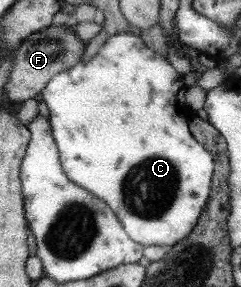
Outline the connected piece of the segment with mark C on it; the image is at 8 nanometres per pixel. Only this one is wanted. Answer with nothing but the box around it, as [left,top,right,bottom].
[42,32,215,247]

